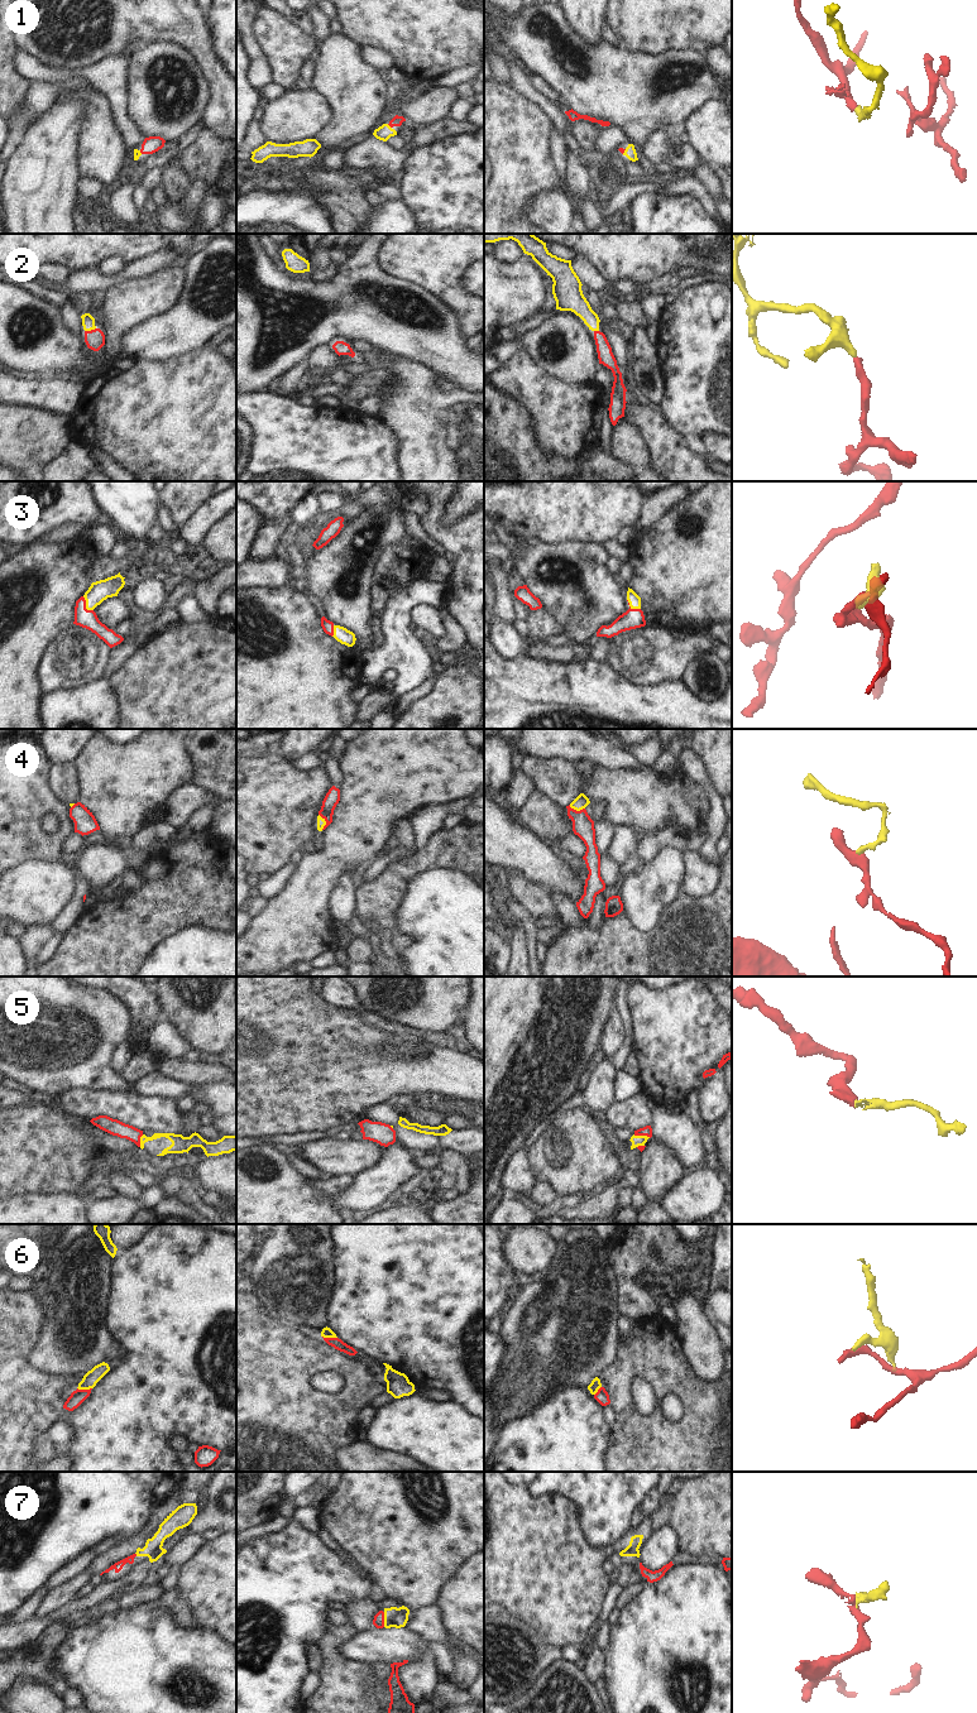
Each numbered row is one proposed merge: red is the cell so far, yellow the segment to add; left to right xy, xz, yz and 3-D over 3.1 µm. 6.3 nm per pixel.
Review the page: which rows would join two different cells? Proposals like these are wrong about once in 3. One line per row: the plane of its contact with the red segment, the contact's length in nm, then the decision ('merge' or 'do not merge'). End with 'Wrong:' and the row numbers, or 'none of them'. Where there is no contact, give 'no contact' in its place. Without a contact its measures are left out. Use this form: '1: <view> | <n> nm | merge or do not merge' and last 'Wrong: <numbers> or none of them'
1: xz | 40 nm | merge
2: xy | 80 nm | merge
3: xy | 120 nm | merge
4: xz | 110 nm | merge
5: yz | 110 nm | merge
6: xy | 100 nm | do not merge
7: xz | 100 nm | merge
Wrong: 6

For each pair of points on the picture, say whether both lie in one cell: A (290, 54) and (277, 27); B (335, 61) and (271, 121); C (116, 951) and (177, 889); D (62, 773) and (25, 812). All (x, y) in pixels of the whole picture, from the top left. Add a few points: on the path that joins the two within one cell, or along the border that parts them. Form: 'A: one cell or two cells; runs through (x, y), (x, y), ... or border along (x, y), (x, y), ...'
A: one cell; runs through (288, 48), (277, 33)
B: two cells; border along (314, 87), (334, 110)
C: one cell; runs through (132, 936), (163, 905)
D: two cells; border along (54, 761), (49, 782), (68, 804)

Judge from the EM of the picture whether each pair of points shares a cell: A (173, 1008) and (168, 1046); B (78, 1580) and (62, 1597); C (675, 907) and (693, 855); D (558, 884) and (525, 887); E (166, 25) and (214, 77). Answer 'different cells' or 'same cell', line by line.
A: different cells
B: same cell
C: different cells
D: different cells
E: same cell

